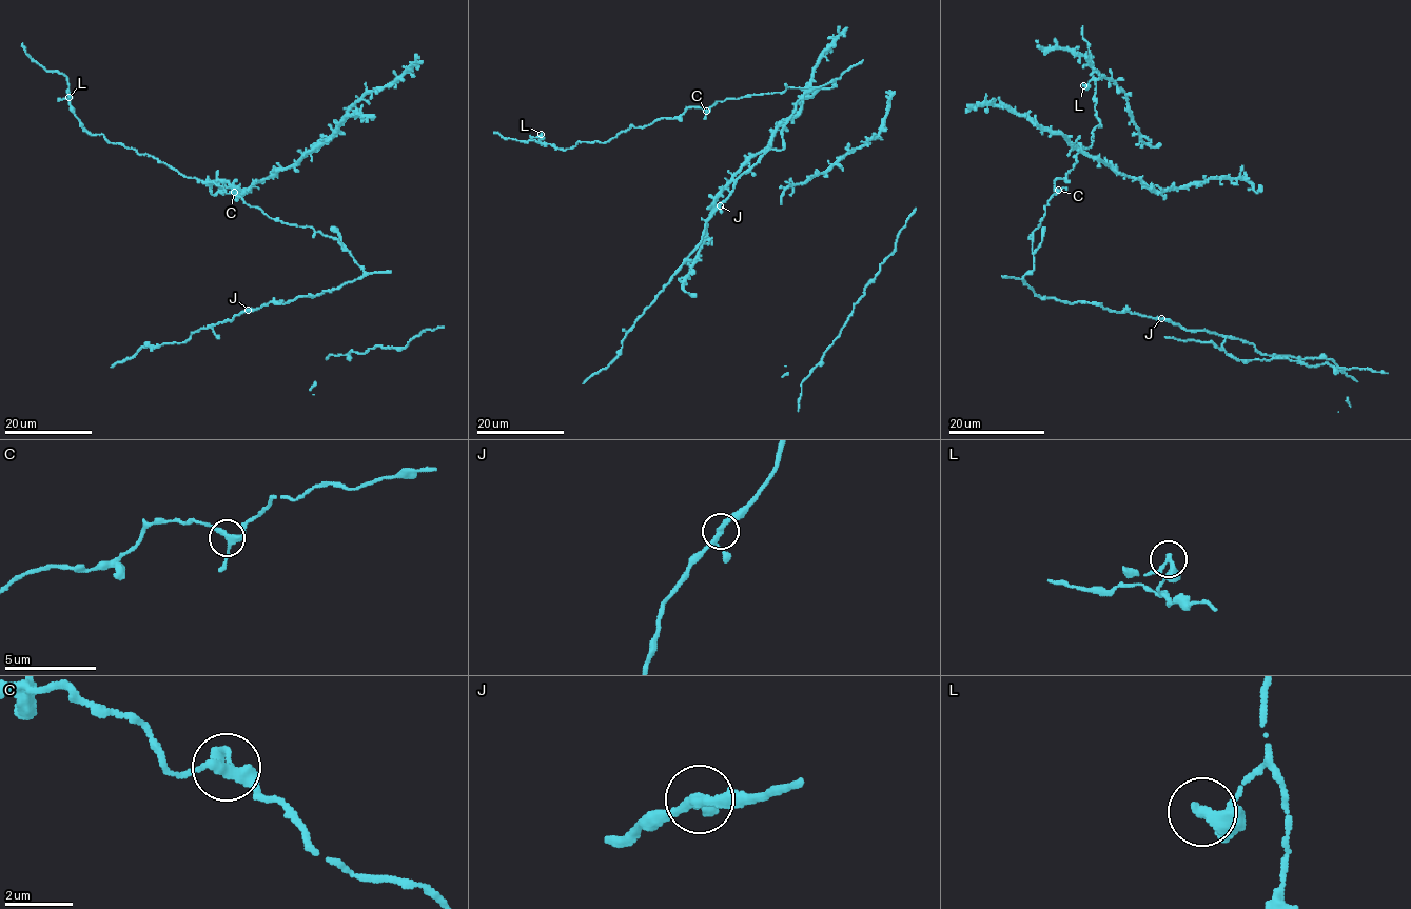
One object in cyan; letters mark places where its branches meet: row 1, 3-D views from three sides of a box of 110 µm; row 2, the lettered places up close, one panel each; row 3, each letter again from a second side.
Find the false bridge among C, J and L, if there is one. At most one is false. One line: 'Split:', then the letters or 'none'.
Split: none

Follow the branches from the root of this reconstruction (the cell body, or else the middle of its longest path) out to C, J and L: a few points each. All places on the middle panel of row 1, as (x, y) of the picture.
C: (835, 84), (830, 87), (788, 86), (782, 93), (725, 99), (706, 111)
J: (835, 84), (837, 79), (814, 87), (797, 101), (782, 131), (784, 147), (769, 149), (737, 180), (720, 205)
L: (835, 84), (747, 95), (708, 110), (689, 106), (608, 141), (566, 150), (541, 145), (541, 134)

